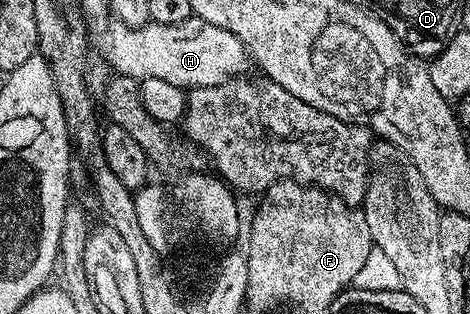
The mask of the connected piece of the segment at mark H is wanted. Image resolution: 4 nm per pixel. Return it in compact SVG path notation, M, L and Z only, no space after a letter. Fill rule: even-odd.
M194 17L180 23L148 21L140 27L115 25L107 43L107 59L114 74L140 81L169 81L169 85L184 89L221 85L228 79L242 76L247 63L249 67L246 49L229 29L217 29L217 25L209 25L209 21Z

